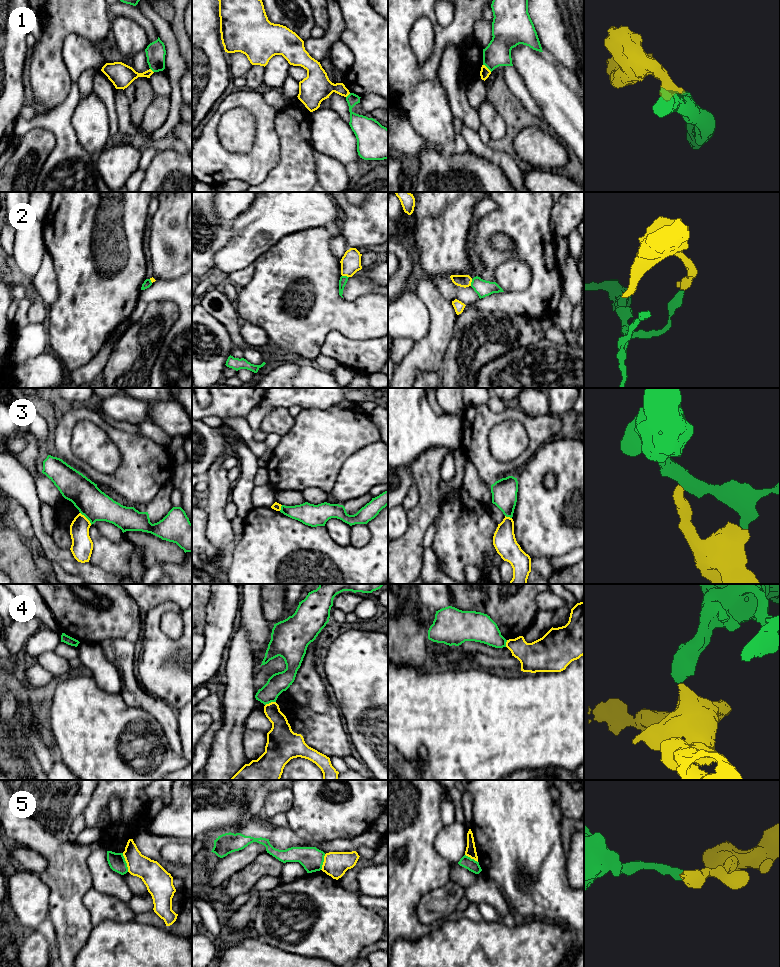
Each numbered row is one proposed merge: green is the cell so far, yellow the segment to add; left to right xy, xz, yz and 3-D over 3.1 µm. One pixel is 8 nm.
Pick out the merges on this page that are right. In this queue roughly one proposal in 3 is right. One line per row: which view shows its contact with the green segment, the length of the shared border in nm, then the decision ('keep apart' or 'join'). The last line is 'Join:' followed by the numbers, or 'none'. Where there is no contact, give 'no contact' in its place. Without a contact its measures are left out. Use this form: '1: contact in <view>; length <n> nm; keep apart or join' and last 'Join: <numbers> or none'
1: contact in yz; length 90 nm; keep apart
2: contact in xz; length 60 nm; keep apart
3: contact in xy; length 140 nm; keep apart
4: contact in xz; length 90 nm; keep apart
5: contact in xy; length 160 nm; keep apart
Join: none

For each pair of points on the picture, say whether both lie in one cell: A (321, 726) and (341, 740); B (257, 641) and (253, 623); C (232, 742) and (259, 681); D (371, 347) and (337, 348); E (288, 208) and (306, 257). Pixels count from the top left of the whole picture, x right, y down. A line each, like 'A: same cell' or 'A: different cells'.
A: same cell
B: same cell
C: different cells
D: same cell
E: different cells

